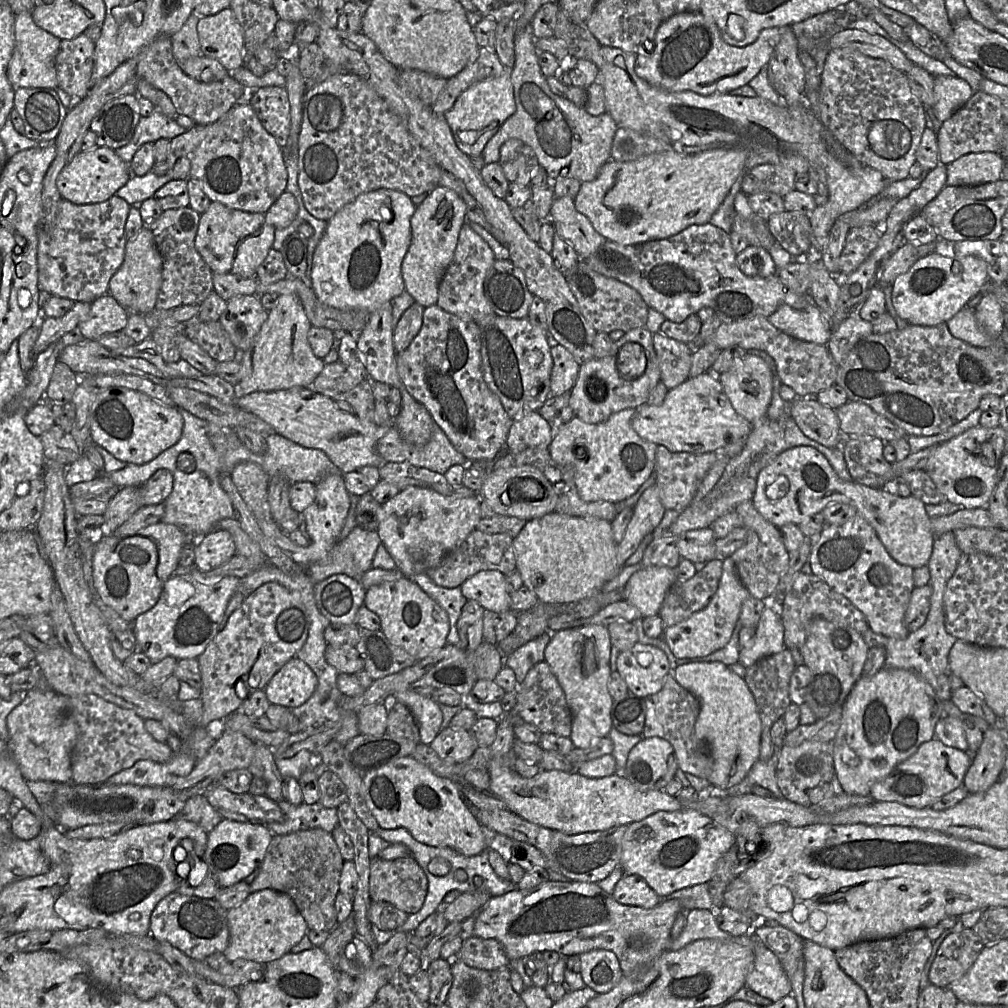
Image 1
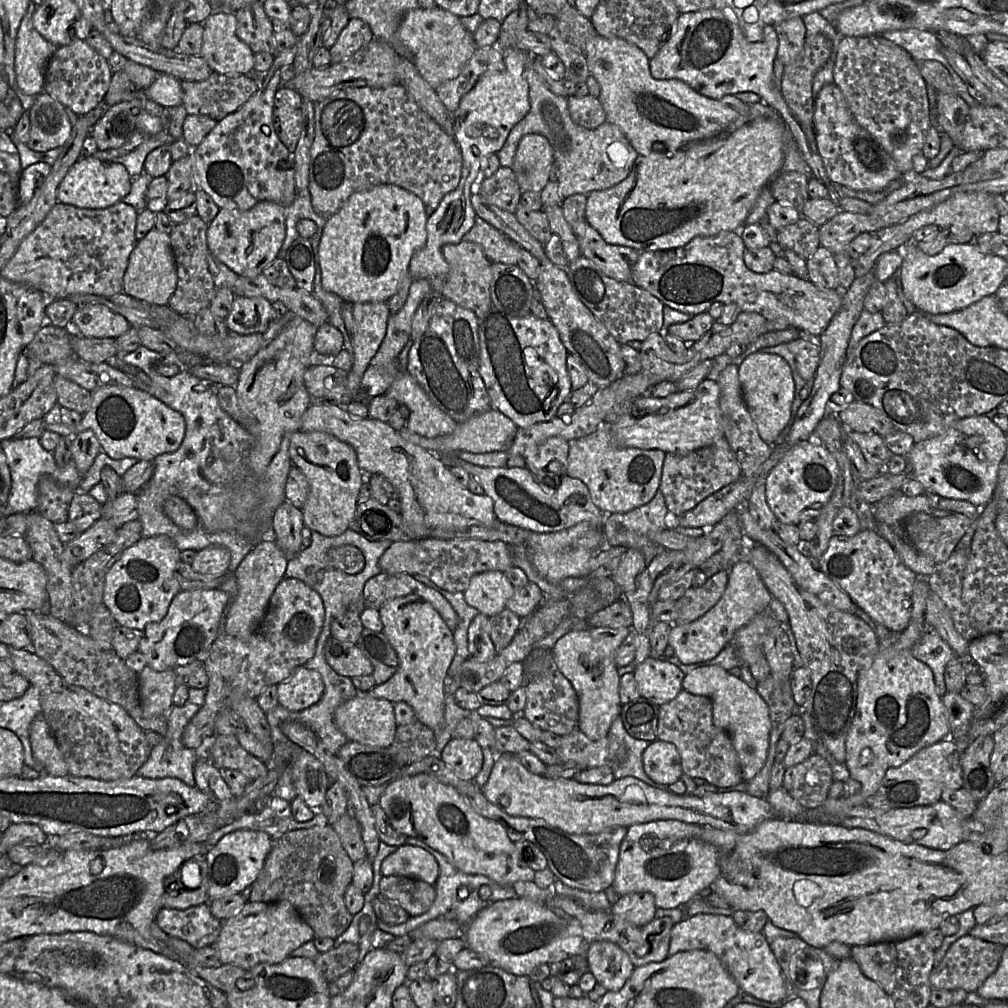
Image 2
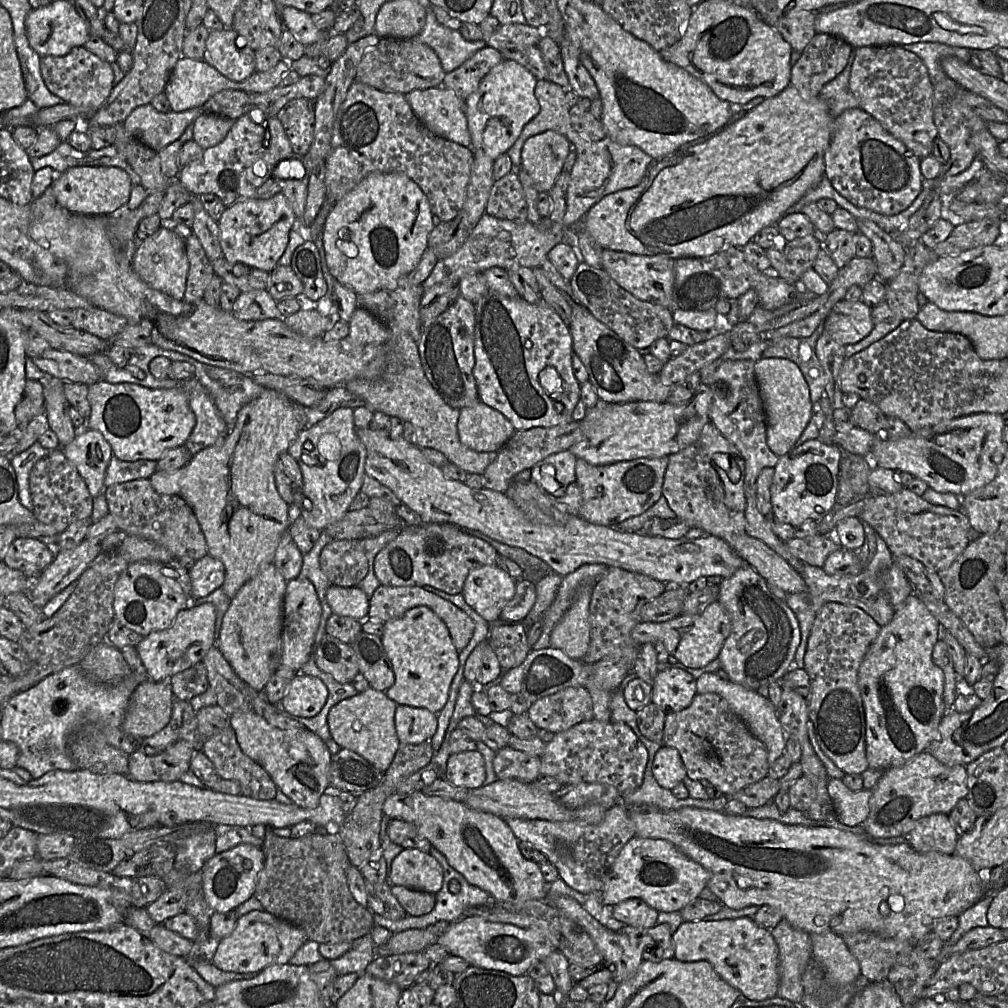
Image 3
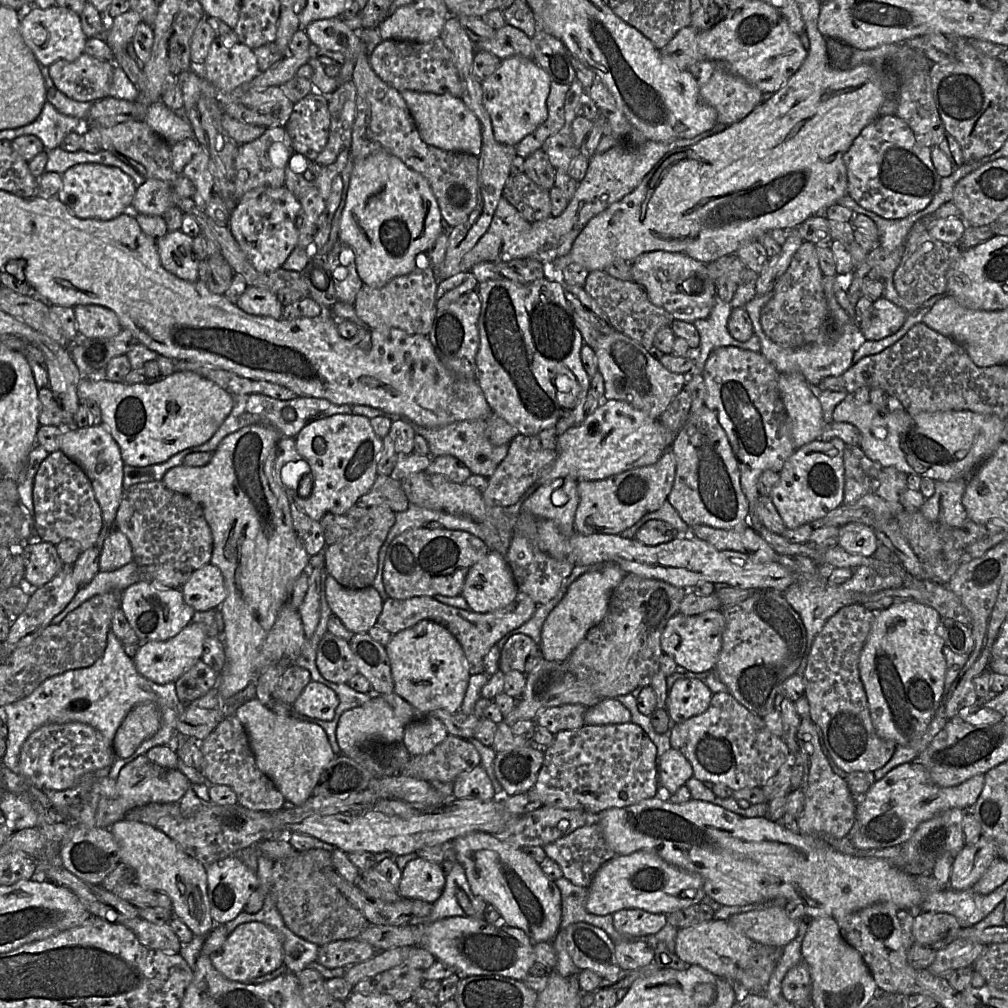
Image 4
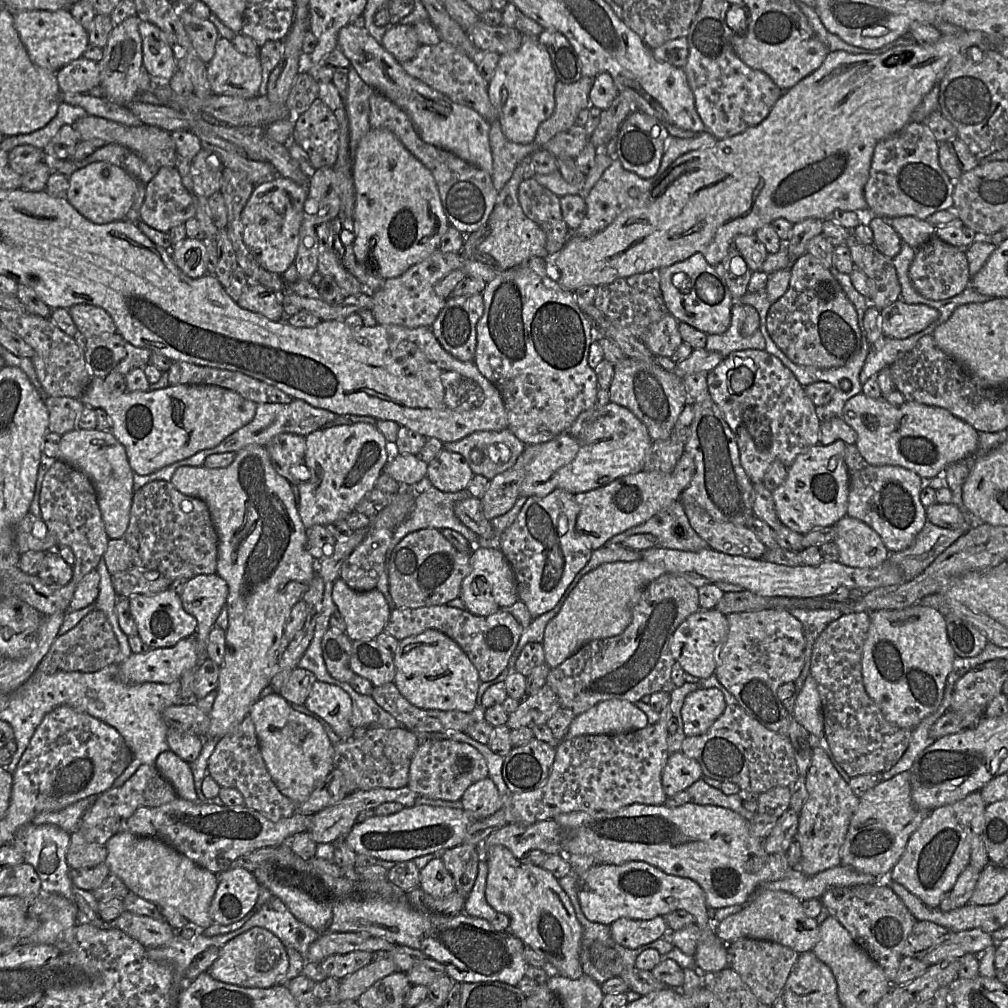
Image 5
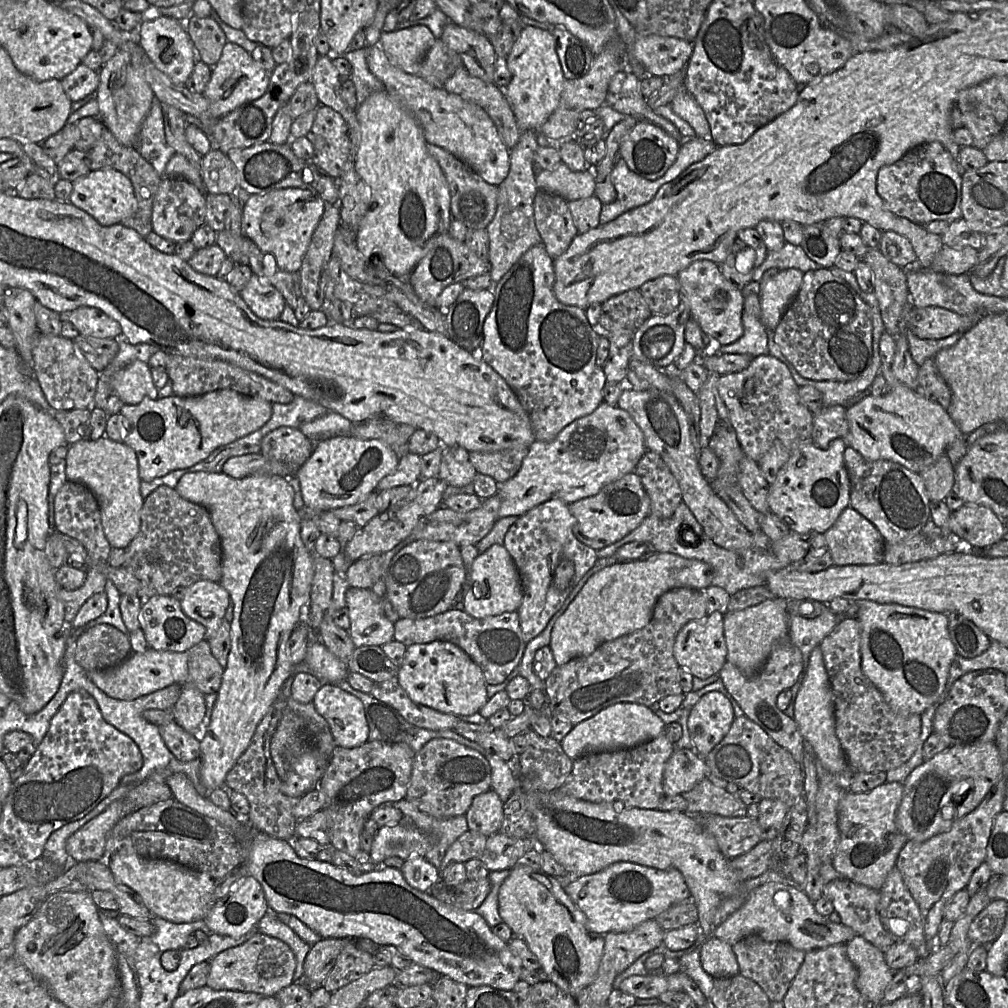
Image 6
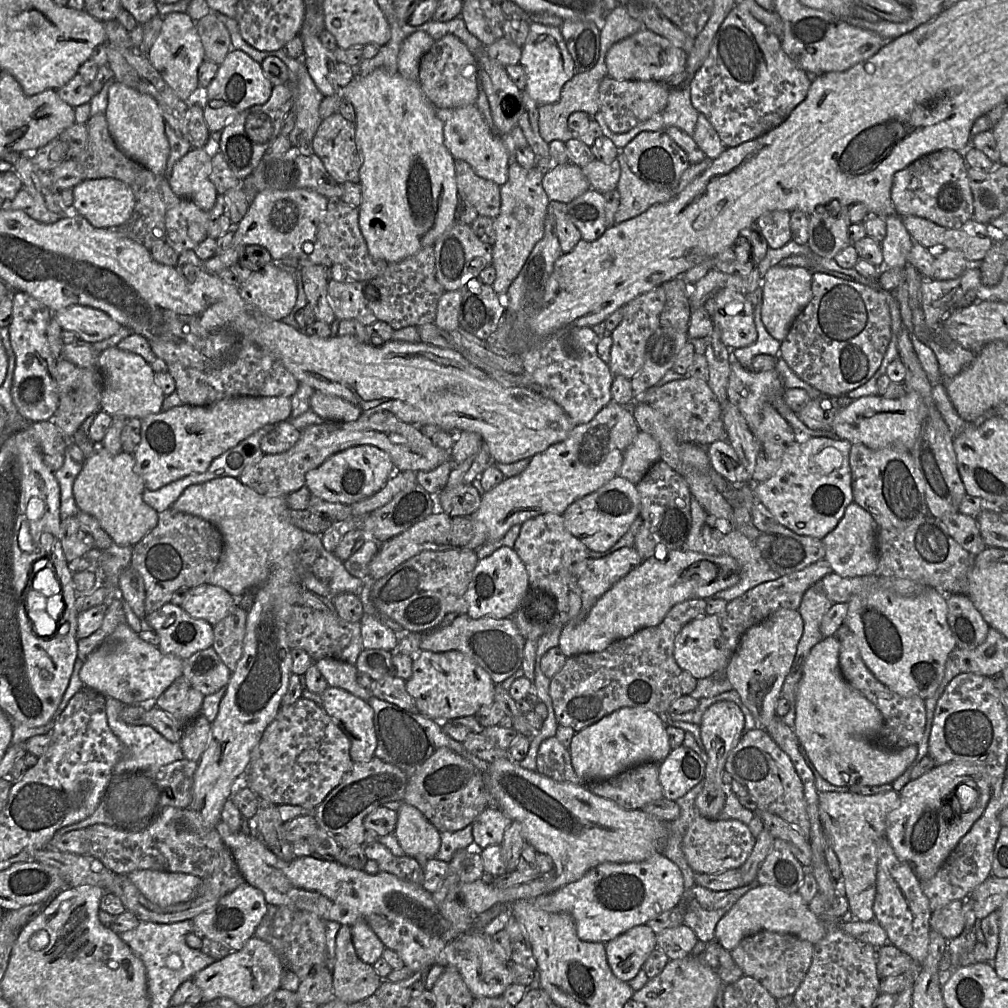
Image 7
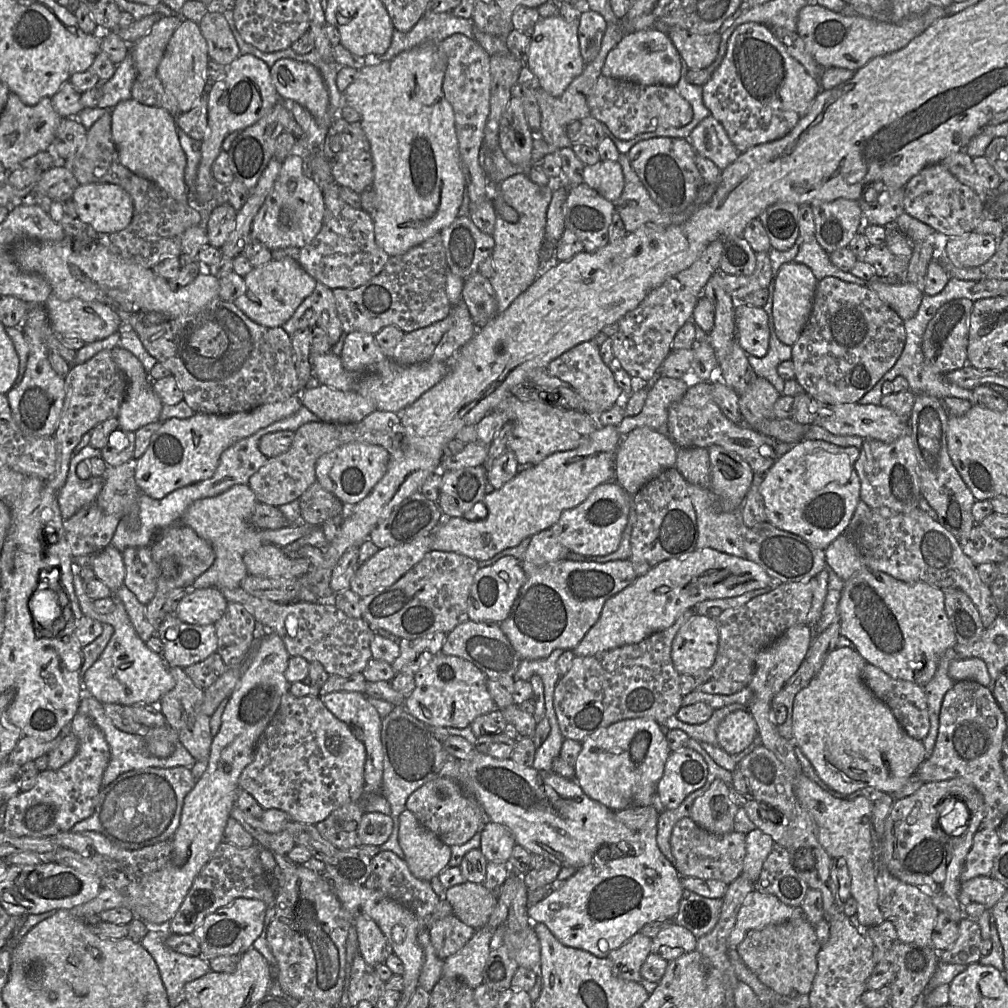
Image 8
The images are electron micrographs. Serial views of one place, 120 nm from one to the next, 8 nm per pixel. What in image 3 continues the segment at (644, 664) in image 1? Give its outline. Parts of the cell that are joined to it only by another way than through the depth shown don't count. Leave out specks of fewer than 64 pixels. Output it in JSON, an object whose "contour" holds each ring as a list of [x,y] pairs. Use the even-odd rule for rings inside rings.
{"contour":[[[659,663],[659,672],[651,686],[651,702],[665,713],[687,708],[697,694],[696,678],[669,663]]]}

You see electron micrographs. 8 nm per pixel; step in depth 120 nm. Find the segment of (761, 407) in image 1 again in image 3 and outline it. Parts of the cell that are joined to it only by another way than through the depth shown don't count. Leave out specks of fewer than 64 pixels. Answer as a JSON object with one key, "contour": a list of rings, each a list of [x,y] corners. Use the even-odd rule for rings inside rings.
{"contour":[[[762,358],[754,370],[766,416],[766,442],[781,457],[796,447],[814,414],[809,387],[799,367],[785,358]]]}

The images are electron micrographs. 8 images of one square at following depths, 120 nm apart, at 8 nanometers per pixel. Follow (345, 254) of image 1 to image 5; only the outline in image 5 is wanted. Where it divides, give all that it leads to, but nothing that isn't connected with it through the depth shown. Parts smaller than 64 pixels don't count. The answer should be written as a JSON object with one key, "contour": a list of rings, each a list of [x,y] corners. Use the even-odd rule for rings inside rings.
{"contour":[[[371,128],[360,140],[352,165],[355,190],[357,262],[375,277],[396,278],[411,266],[423,261],[438,249],[441,237],[449,227],[439,190],[432,172],[418,160],[388,129]]]}

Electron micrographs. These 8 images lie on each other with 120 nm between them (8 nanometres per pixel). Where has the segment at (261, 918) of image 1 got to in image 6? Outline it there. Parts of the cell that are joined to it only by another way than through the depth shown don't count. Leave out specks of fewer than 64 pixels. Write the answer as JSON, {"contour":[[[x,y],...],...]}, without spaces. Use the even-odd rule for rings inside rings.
{"contour":[[[256,933],[244,943],[226,949],[210,960],[207,986],[214,990],[237,990],[264,996],[275,996],[281,989],[295,982],[294,953],[278,938]]]}

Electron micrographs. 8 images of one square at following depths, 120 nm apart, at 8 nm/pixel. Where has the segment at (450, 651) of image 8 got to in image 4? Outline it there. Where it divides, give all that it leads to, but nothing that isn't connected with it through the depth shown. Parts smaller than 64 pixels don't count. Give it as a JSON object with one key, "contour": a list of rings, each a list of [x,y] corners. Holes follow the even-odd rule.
{"contour":[[[518,591],[509,605],[489,613],[478,613],[446,605],[433,597],[420,596],[406,600],[388,598],[383,601],[383,609],[377,624],[392,635],[408,629],[422,620],[431,620],[445,627],[461,645],[469,664],[470,674],[484,673],[484,658],[490,649],[506,634],[526,623],[535,613],[537,604],[524,592]]]}

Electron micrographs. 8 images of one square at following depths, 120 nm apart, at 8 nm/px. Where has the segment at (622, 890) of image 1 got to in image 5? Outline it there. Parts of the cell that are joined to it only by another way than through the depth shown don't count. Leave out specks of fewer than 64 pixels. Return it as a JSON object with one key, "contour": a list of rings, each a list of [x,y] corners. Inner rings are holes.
{"contour":[[[662,915],[649,920],[621,917],[610,925],[610,929],[613,940],[630,949],[662,938],[670,930]]]}

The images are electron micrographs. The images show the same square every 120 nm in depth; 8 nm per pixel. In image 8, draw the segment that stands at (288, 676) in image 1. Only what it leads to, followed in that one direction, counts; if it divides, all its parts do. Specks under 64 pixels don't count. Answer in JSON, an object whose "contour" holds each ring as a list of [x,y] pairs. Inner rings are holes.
{"contour":[[[332,692],[321,697],[326,708],[340,721],[344,722],[353,735],[361,741],[366,749],[364,766],[365,793],[381,793],[383,782],[383,747],[381,742],[381,717],[363,693]]]}

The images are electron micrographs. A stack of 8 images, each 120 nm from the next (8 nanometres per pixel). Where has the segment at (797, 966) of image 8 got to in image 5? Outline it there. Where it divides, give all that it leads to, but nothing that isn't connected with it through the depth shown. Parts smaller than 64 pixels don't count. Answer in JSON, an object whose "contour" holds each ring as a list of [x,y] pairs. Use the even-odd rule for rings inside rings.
{"contour":[[[739,939],[727,944],[731,967],[749,987],[759,1003],[772,1005],[783,993],[799,953],[781,944],[757,939]]]}

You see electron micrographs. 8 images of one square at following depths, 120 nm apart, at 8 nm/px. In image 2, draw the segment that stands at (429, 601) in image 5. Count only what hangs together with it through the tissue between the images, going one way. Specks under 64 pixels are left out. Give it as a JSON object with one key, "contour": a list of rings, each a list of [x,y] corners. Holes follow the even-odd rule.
{"contour":[[[425,538],[392,542],[380,557],[379,566],[388,574],[419,574],[450,593],[464,593],[474,575],[492,570],[505,572],[512,566],[512,559],[509,545],[500,540]]]}

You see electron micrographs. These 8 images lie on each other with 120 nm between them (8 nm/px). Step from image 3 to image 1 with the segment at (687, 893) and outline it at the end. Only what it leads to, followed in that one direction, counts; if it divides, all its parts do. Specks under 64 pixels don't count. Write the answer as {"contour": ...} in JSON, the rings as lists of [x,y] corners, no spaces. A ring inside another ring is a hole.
{"contour":[[[693,809],[658,811],[627,826],[622,840],[620,865],[624,874],[640,875],[660,897],[689,886],[708,883],[721,857],[736,845],[736,837],[712,818]]]}

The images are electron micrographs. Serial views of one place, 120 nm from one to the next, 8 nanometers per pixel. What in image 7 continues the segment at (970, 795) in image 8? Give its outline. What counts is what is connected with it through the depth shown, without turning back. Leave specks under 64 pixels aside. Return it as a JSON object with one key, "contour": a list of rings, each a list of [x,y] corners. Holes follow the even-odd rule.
{"contour":[[[953,761],[941,765],[936,765],[934,766],[931,770],[920,776],[919,778],[915,780],[910,780],[900,791],[900,798],[899,798],[899,803],[896,805],[896,807],[890,811],[890,813],[887,815],[886,819],[886,837],[893,848],[895,854],[897,857],[906,862],[914,874],[917,876],[917,878],[920,881],[925,881],[930,878],[932,878],[940,866],[943,864],[943,862],[947,859],[947,857],[950,855],[950,853],[954,850],[954,848],[957,846],[961,838],[971,829],[973,824],[982,816],[984,813],[989,800],[991,799],[991,785],[990,785],[990,778],[985,771],[983,767],[979,767],[973,762],[968,762],[968,761]],[[961,784],[967,784],[971,785],[973,788],[975,788],[978,791],[978,799],[975,803],[975,805],[970,809],[970,810],[963,810],[963,813],[958,809],[958,804],[957,802],[952,799],[955,790],[960,786]]]}

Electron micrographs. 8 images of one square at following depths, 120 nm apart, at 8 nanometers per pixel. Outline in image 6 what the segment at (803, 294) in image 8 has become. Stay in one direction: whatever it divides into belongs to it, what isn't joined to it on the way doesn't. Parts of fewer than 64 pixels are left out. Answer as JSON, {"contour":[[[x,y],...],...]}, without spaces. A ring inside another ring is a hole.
{"contour":[[[788,268],[760,283],[760,320],[770,331],[779,324],[787,307],[794,300],[802,284],[804,272]]]}

